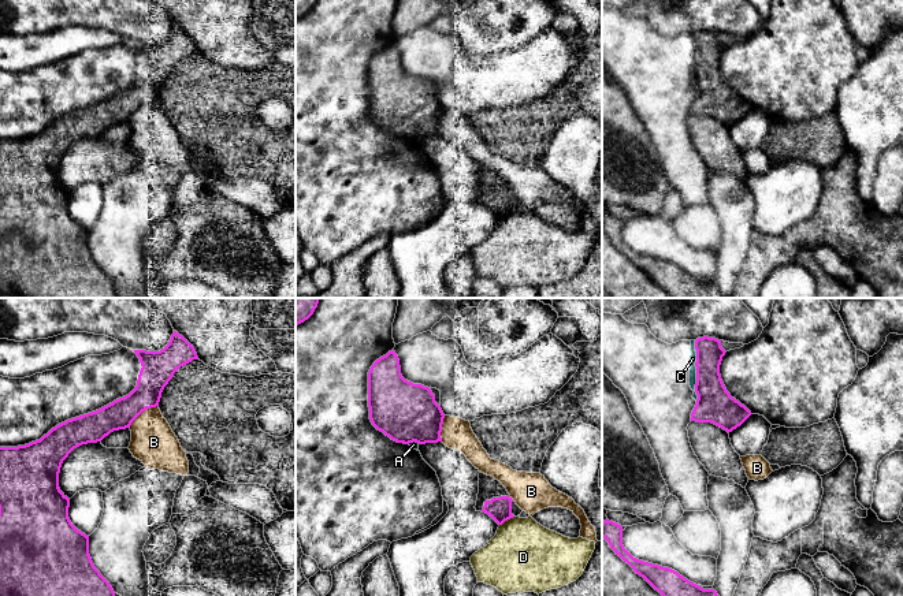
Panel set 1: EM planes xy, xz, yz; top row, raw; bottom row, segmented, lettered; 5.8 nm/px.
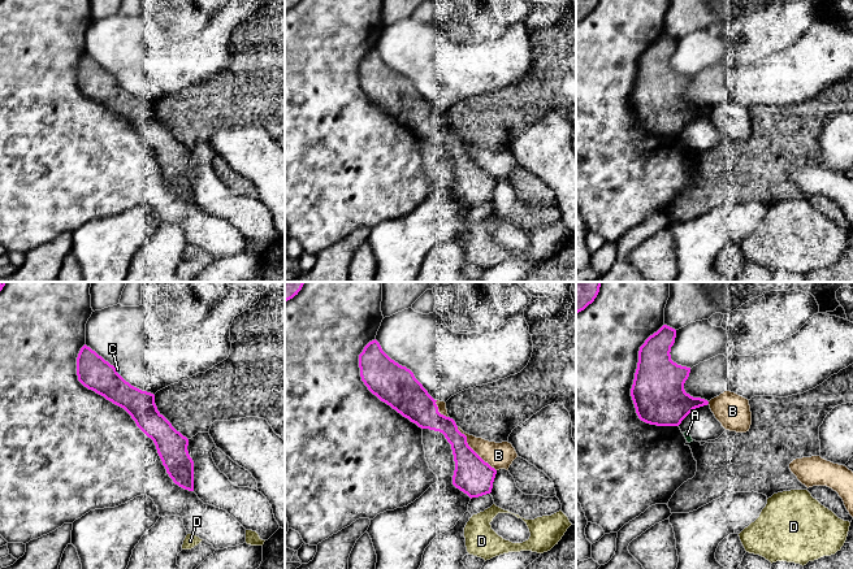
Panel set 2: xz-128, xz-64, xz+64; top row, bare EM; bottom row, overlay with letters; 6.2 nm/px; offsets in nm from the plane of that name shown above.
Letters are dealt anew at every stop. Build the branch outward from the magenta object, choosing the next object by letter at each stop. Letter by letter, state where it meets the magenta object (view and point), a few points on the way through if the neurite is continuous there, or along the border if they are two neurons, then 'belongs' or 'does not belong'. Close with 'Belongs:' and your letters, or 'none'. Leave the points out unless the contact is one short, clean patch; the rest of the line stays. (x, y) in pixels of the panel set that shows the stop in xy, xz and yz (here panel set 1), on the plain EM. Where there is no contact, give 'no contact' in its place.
A: meets magenta in xz at (413, 134); does not belong
B: meets magenta in xy at (142, 104); does not belong
C: meets magenta in yz at (697, 64); does not belong
D: meets magenta in xz at (506, 213); border along xz (513, 209), (500, 219); does not belong
Belongs: none

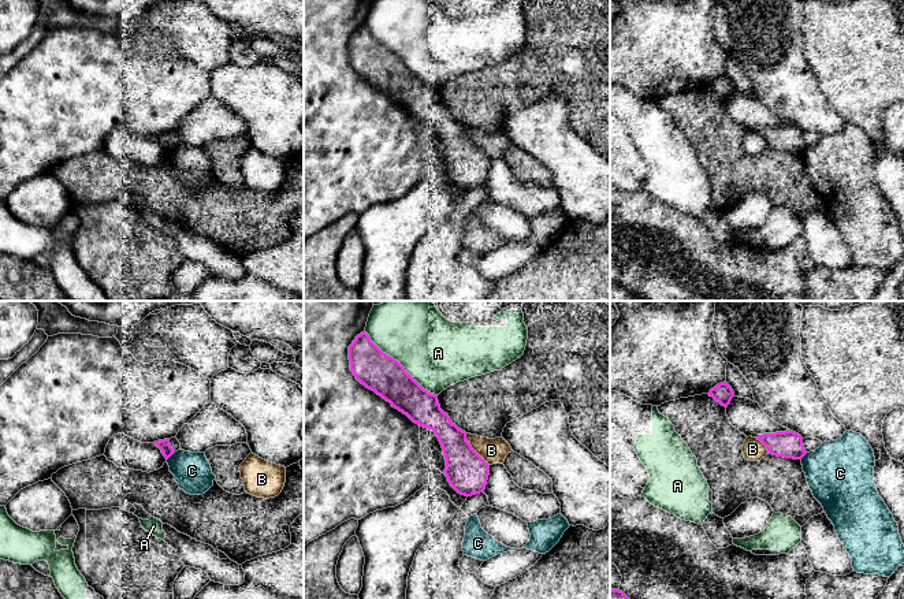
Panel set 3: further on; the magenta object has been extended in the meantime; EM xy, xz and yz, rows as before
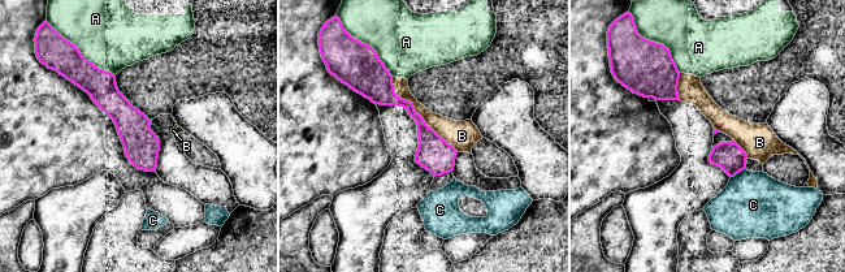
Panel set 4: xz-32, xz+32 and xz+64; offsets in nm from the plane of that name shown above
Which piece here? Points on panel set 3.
A: meets magenta in xz at (400, 58); does not belong
B: meets magenta in xz at (473, 144); does not belong
C: meets magenta in xy at (171, 148); border along xy (175, 145), (167, 153); does not belong
Belongs: none

